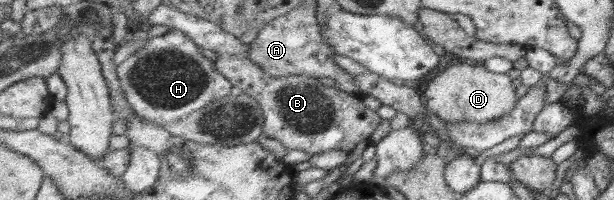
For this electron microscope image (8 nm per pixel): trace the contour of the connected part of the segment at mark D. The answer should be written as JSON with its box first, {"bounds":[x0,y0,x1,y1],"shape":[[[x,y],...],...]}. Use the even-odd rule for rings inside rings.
{"bounds":[423,62,521,124],"shape":[[[460,62],[449,66],[431,79],[423,93],[423,98],[427,109],[443,123],[474,121],[488,124],[499,118],[506,118],[517,109],[521,98],[517,97],[517,89],[511,82],[509,75],[494,73],[484,66]]]}

